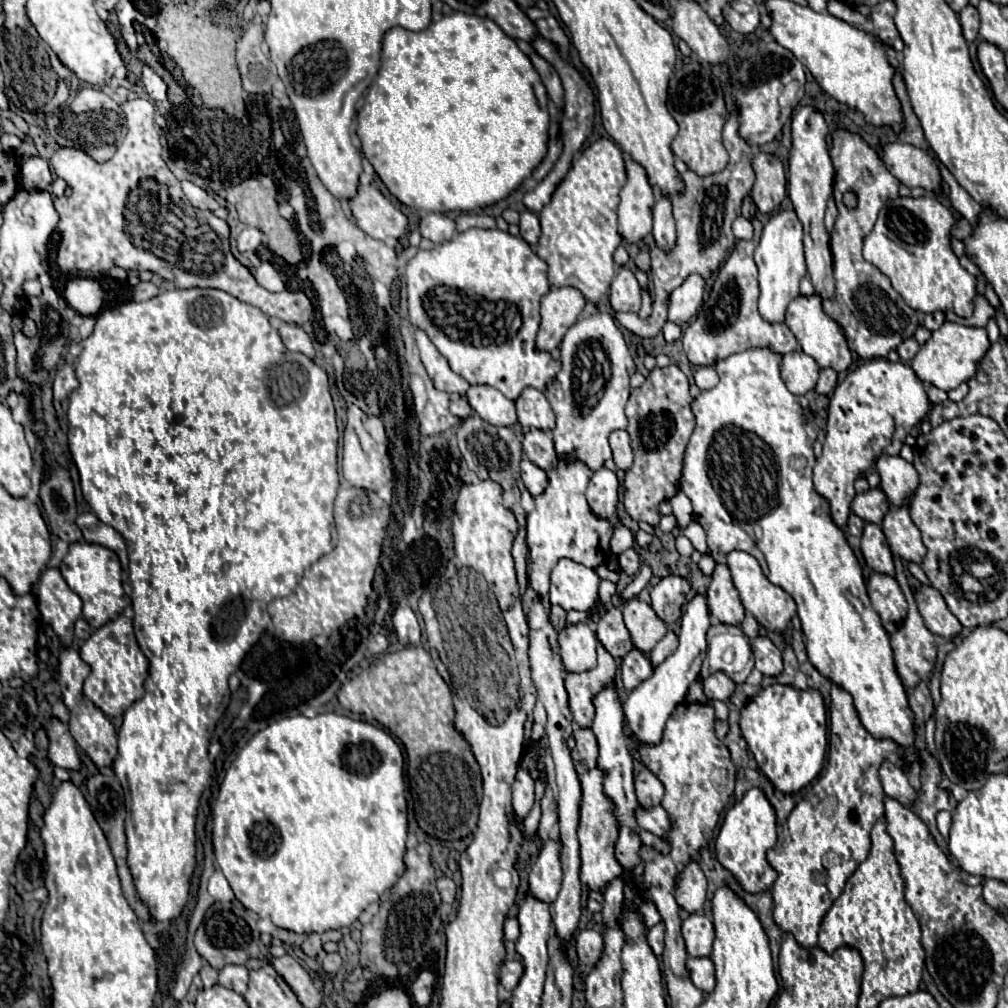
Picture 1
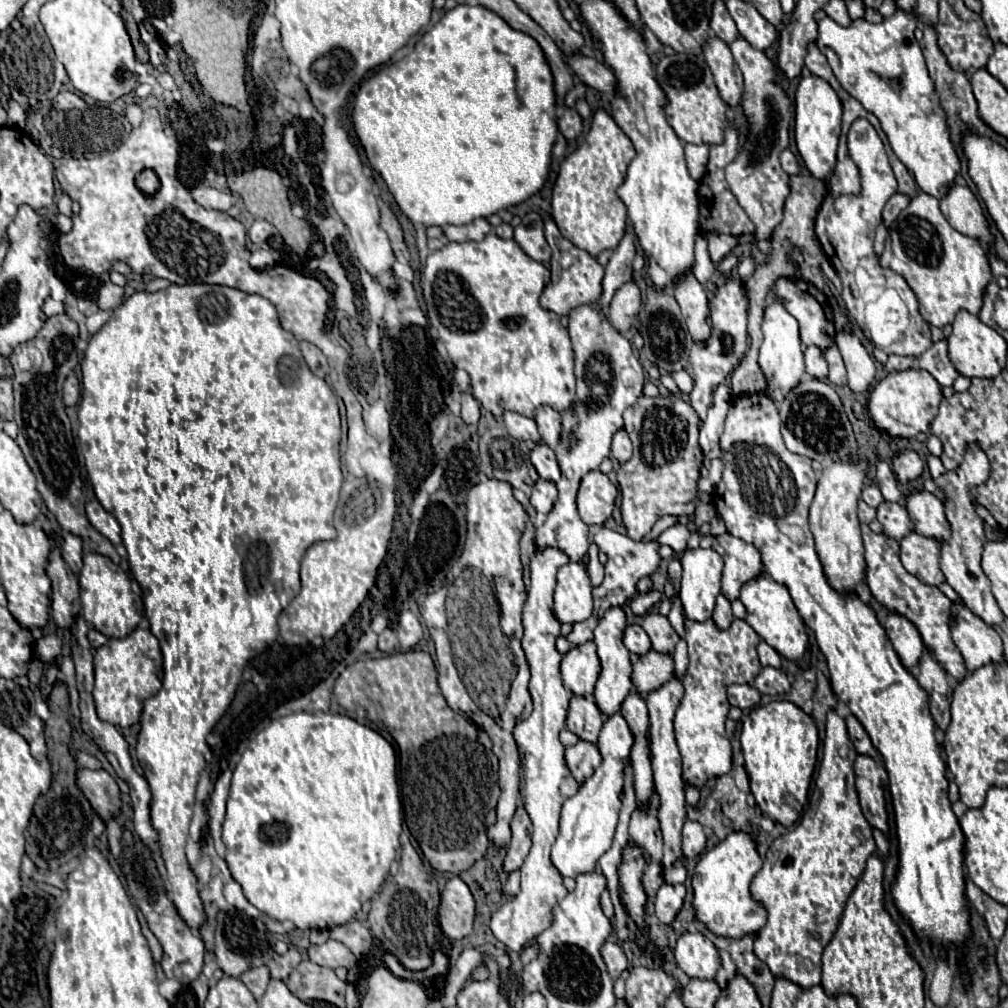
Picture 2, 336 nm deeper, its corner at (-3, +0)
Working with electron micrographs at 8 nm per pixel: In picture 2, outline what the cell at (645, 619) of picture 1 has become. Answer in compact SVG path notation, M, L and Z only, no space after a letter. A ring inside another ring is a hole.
M655 649L641 655L633 665L633 685L639 693L649 693L673 677L673 657L669 653L659 653Z

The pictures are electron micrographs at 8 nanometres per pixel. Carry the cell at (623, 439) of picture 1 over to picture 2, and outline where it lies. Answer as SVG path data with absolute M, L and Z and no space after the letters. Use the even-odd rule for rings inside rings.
M621 429L613 435L613 443L611 443L611 455L619 461L625 463L631 459L631 441L627 437L627 431Z

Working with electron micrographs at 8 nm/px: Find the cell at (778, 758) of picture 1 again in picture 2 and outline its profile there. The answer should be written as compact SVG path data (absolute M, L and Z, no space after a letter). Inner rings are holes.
M773 701L769 705L755 707L741 719L741 723L741 749L755 801L763 815L769 815L773 821L789 827L799 819L803 805L807 803L817 763L817 725L811 715L801 711L791 701Z

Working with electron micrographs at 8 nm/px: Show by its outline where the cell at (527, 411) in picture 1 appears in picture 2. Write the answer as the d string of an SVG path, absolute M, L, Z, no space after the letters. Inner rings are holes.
M541 405L541 407L537 407L535 423L539 427L541 439L547 445L551 445L551 449L555 449L555 445L559 441L559 433L561 433L561 415L555 409L551 409L547 405Z

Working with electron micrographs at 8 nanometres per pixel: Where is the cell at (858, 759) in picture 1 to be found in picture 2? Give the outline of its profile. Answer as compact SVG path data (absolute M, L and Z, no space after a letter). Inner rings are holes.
M835 709L827 713L827 733L823 741L823 761L815 779L815 791L809 799L809 809L799 819L799 823L787 831L785 835L779 835L763 861L761 871L751 881L751 895L767 907L767 923L761 931L755 933L755 955L765 961L771 969L771 973L783 975L789 981L801 985L801 987L813 987L821 983L821 953L825 945L831 941L843 907L857 885L857 879L861 877L865 869L865 861L871 853L877 851L873 841L873 829L865 821L857 787L855 787L855 747L847 735L847 725L841 715L837 715Z

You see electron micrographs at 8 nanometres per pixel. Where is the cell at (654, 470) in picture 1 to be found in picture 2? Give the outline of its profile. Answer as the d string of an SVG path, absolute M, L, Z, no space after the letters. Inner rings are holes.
M673 393L667 397L639 397L639 401L623 413L623 419L633 443L633 457L617 471L623 495L621 515L627 535L633 541L641 541L661 517L693 513L691 499L697 495L703 465L703 453L697 441L701 419L689 401Z

